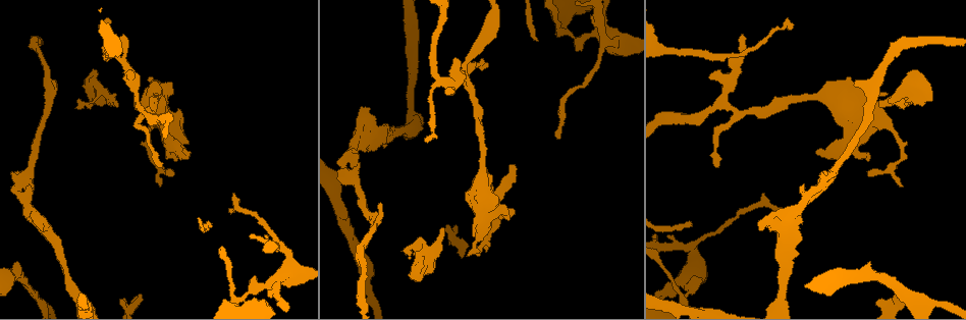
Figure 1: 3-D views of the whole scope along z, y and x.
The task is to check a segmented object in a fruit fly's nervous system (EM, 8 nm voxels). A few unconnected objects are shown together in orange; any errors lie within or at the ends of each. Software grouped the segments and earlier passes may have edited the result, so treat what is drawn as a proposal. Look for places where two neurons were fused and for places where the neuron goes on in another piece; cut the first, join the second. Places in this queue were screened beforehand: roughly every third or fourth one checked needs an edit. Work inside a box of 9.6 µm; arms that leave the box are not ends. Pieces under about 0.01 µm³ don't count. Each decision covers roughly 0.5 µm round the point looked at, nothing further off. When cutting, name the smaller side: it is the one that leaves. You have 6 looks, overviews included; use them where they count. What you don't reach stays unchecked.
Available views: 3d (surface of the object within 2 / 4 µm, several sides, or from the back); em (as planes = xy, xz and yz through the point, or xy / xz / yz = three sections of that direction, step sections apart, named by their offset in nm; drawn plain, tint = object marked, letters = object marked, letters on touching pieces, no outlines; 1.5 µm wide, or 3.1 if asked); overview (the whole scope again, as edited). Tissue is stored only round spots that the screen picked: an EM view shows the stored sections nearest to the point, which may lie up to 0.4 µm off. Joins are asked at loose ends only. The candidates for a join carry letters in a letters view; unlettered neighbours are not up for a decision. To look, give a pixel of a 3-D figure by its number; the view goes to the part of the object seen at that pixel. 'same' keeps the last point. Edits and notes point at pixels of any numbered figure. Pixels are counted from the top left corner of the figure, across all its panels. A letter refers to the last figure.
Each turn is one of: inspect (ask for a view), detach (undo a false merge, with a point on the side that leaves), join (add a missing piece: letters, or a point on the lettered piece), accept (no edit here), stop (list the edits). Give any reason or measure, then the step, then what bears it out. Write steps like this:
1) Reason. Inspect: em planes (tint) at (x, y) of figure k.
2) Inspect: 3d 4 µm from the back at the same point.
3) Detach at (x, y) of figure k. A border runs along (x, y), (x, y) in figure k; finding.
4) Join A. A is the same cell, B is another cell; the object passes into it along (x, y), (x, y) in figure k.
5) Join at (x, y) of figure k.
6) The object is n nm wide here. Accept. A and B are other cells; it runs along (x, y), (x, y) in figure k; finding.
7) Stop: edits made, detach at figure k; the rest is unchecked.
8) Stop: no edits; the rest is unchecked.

Branch stops here. Inspect: em planes (letters) at (904, 100) of figure 1.

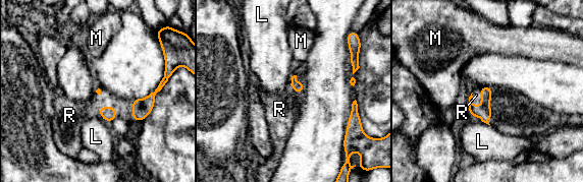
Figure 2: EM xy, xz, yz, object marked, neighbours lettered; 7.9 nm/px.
The longest contact is with R, 180 nm. Join R. R is the same cell, L and M are other cells; it goes on there.

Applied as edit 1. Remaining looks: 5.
Free end. Inspect: 3d 2 µm at (463, 255) of figure 1.

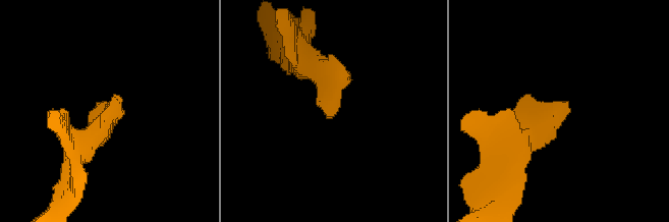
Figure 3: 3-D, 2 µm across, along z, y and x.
Need the tissue. Inspect: em xz step 4 (letters) at (334, 110) of figure 3.

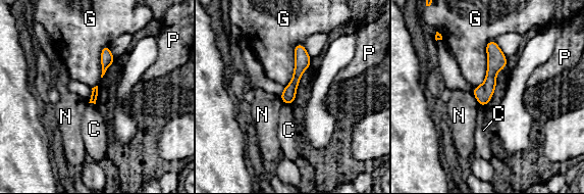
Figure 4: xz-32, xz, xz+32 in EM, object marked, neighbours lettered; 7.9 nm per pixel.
Inspect: em planes (letters) at the same point.

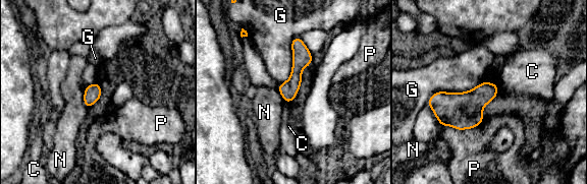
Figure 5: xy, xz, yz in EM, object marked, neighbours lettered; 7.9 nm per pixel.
Accept. C, G, N and P are other cells; it runs along (298, 40), (297, 73), (287, 100) in figure 5; no lettered piece goes on from it.

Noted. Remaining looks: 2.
Stop: edits made, join at figure 2; the rest is unchecked.

